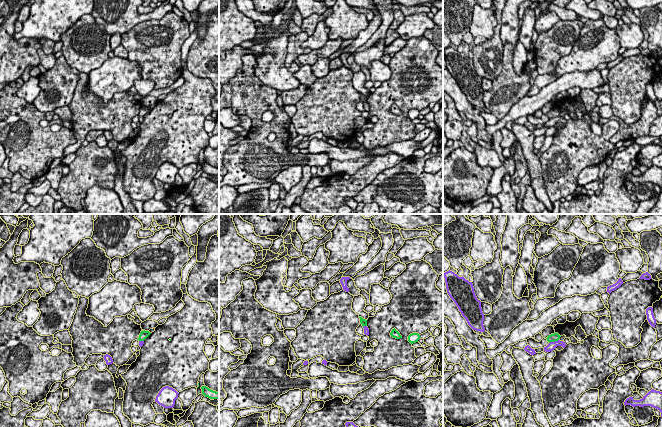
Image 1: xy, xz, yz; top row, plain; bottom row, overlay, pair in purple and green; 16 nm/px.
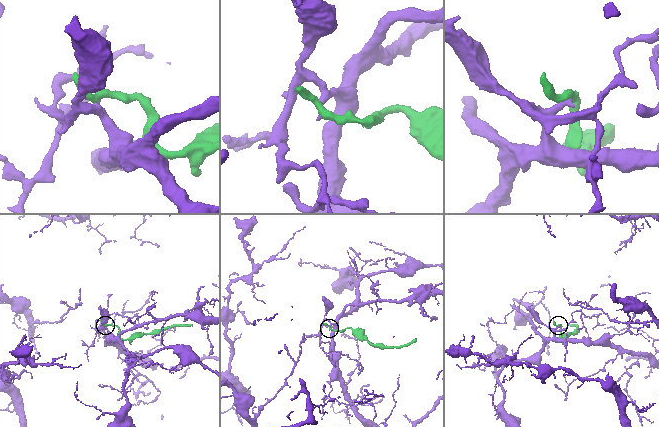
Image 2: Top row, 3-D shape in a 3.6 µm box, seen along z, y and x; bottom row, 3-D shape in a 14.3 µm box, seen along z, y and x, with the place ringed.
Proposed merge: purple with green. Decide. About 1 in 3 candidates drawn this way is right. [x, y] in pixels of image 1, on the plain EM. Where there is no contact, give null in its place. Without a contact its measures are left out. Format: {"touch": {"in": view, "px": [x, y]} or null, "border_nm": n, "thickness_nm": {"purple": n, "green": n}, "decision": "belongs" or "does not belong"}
{"touch": {"in": "yz", "px": [553, 118]}, "border_nm": 170, "thickness_nm": {"purple": 140, "green": 130}, "decision": "does not belong"}

